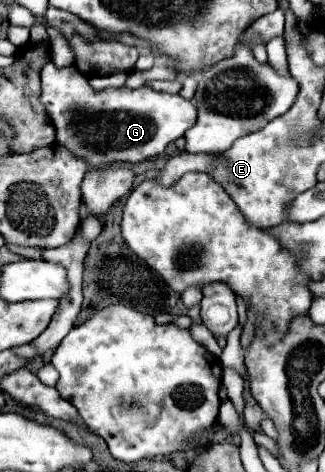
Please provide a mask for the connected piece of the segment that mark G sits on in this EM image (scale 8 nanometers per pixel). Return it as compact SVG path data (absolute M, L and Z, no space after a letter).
M50 60L44 64L40 76L40 102L56 126L56 142L66 146L78 158L84 158L94 168L112 162L142 162L158 156L170 142L184 136L198 118L192 100L186 100L180 94L156 92L150 86L136 90L106 88L94 92L88 78L74 66L56 68Z

